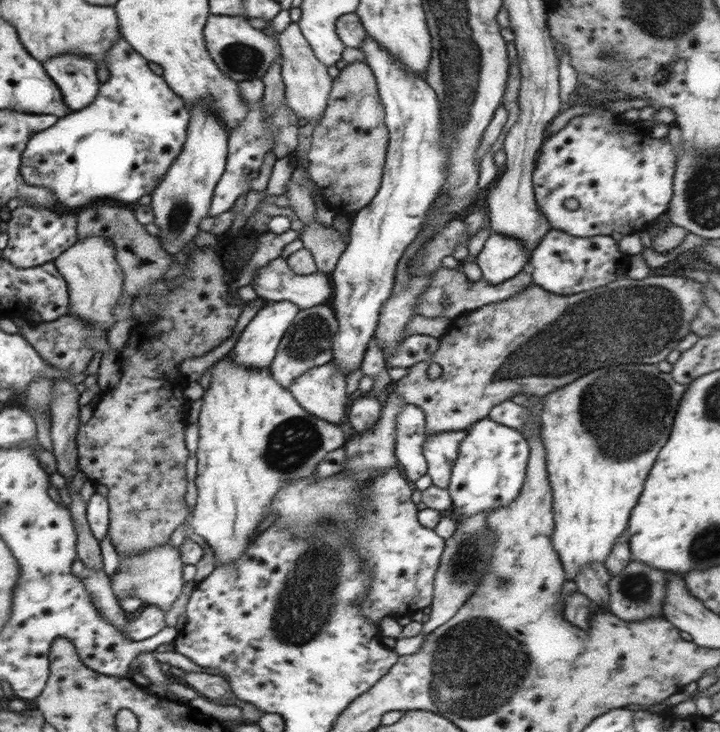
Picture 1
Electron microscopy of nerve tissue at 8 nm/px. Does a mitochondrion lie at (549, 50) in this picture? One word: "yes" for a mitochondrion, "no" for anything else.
no

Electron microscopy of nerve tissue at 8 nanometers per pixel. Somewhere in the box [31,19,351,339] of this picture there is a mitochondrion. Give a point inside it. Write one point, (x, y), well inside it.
(243, 59)

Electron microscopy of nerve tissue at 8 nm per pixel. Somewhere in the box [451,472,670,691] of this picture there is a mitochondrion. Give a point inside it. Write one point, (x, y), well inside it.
(637, 589)

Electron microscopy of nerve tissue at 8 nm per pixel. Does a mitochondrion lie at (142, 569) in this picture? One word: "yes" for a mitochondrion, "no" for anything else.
yes

